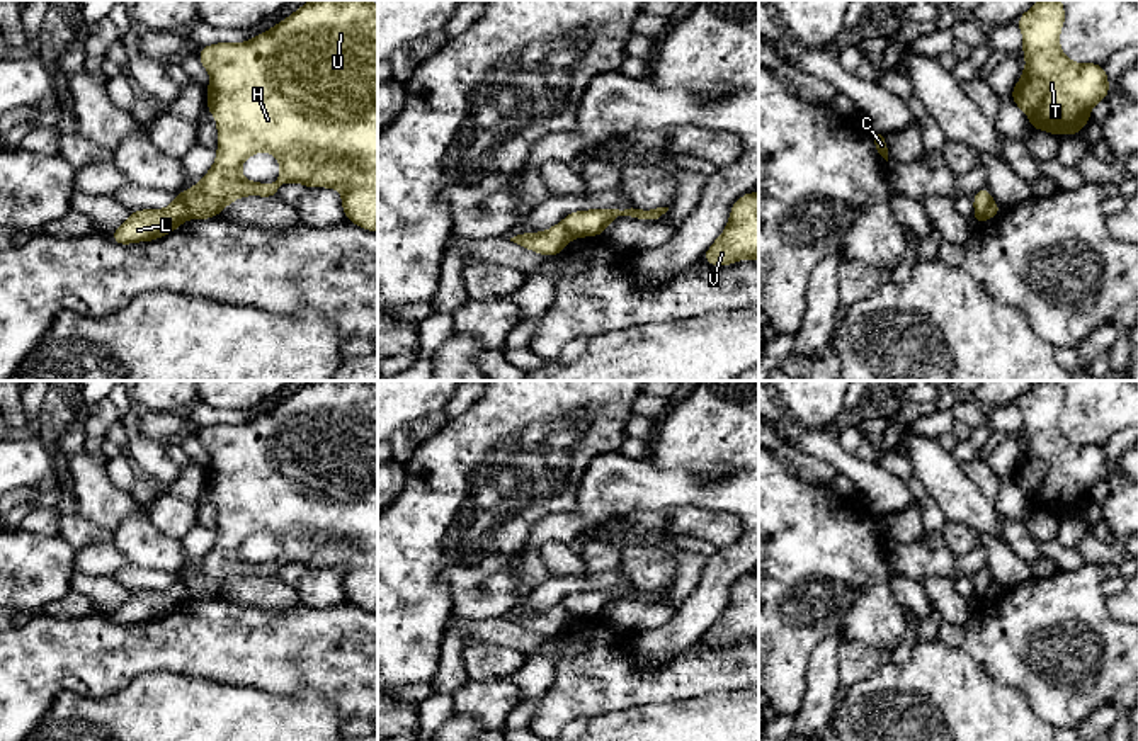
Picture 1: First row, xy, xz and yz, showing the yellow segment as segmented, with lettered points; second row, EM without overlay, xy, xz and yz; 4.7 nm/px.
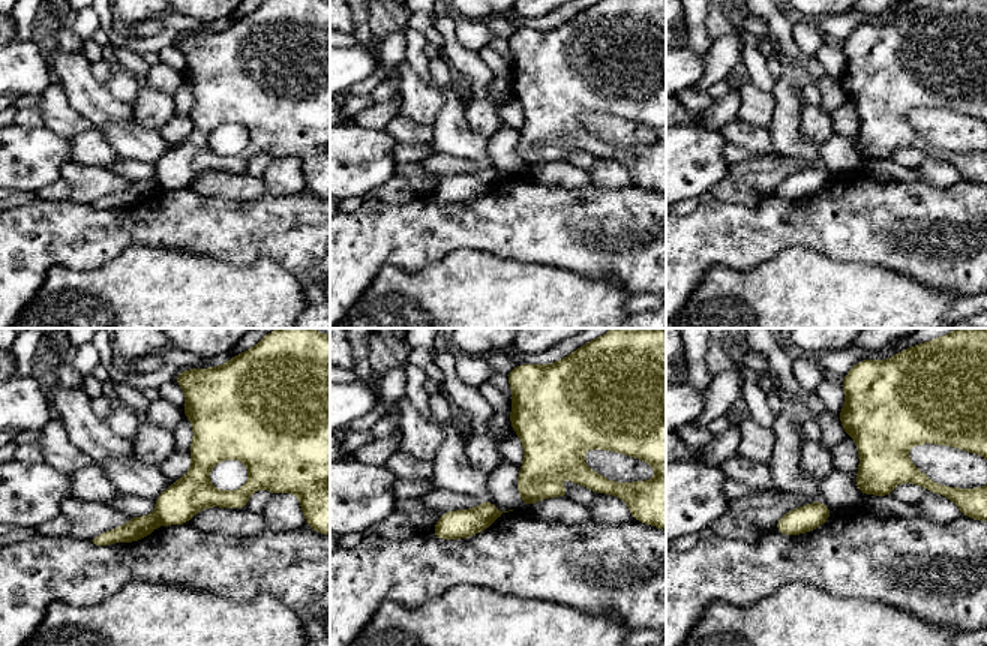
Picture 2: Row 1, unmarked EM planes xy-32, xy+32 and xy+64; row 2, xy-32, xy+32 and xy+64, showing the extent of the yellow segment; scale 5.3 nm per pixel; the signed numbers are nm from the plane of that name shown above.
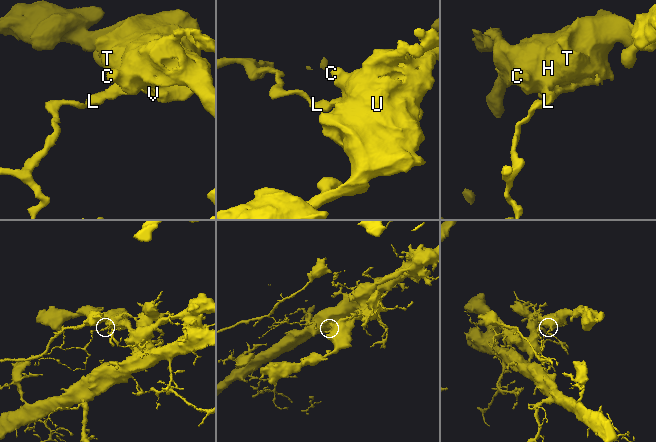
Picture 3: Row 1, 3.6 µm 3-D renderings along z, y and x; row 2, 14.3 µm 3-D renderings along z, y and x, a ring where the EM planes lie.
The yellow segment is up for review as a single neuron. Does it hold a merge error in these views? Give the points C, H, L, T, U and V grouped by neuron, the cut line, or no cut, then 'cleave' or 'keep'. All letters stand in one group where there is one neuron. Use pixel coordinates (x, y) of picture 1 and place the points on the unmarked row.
C H T U V / L | xy (177, 575), (189, 597) | cleave

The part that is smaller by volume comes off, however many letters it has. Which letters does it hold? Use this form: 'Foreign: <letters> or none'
Foreign: L

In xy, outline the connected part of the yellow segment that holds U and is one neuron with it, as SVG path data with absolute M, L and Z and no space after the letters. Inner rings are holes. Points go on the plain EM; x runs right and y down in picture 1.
M311 381L247 423L211 425L197 437L211 455L206 472L208 491L218 503L218 537L199 564L179 573L189 598L214 598L238 578L277 578L282 564L299 563L340 569L347 600L378 614L378 386L367 381ZM257 532L269 532L279 540L276 564L257 564L240 556L242 544Z

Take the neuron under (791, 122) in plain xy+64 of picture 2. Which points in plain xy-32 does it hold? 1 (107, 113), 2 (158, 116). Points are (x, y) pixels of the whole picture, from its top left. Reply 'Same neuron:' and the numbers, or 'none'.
Same neuron: none

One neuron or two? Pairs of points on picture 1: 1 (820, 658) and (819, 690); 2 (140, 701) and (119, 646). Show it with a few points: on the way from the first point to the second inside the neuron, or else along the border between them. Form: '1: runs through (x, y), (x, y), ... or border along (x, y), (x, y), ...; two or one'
1: runs through (820, 667), (820, 682); one
2: border along (172, 670), (147, 670), (125, 685), (97, 697); two

